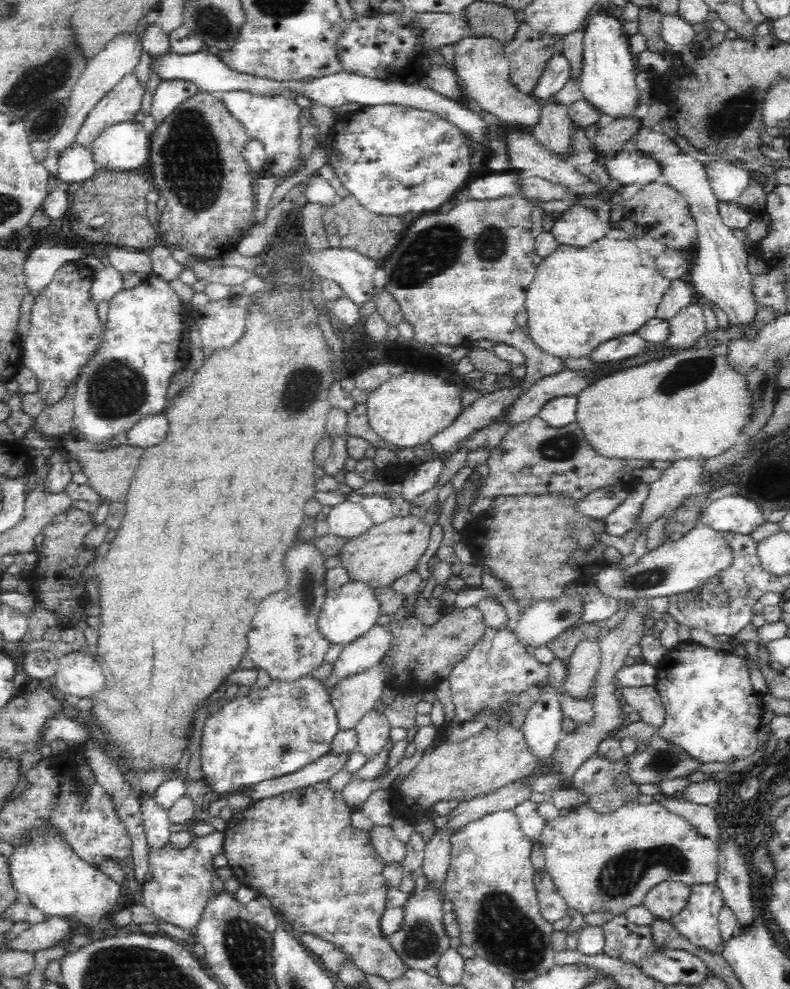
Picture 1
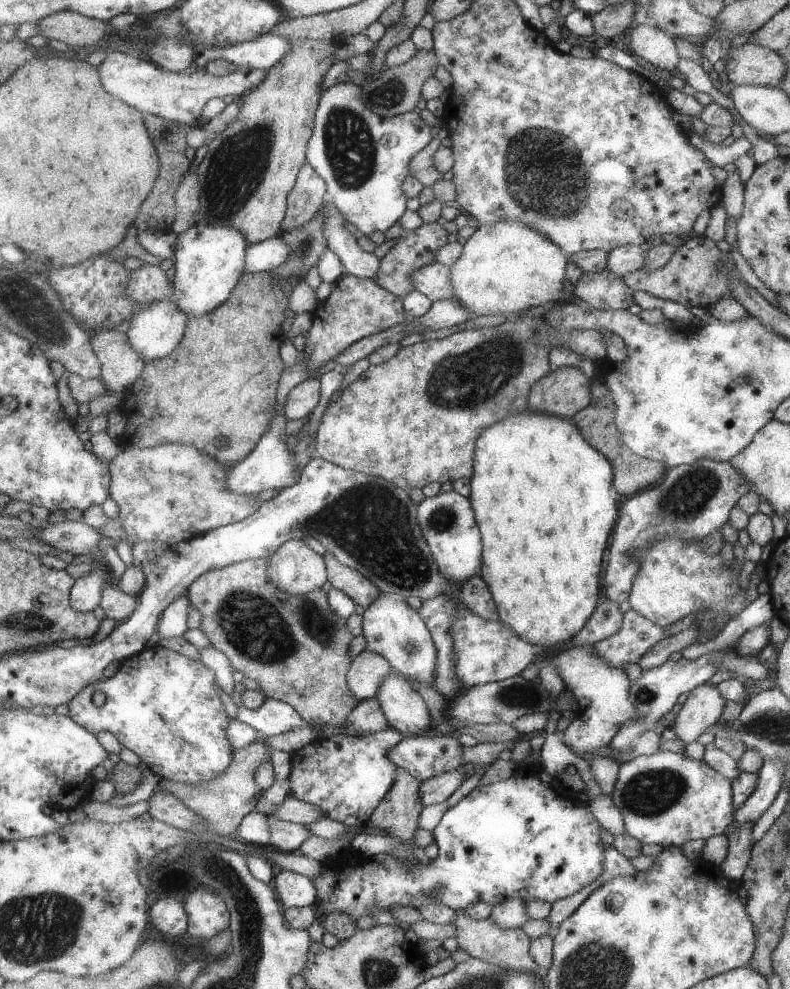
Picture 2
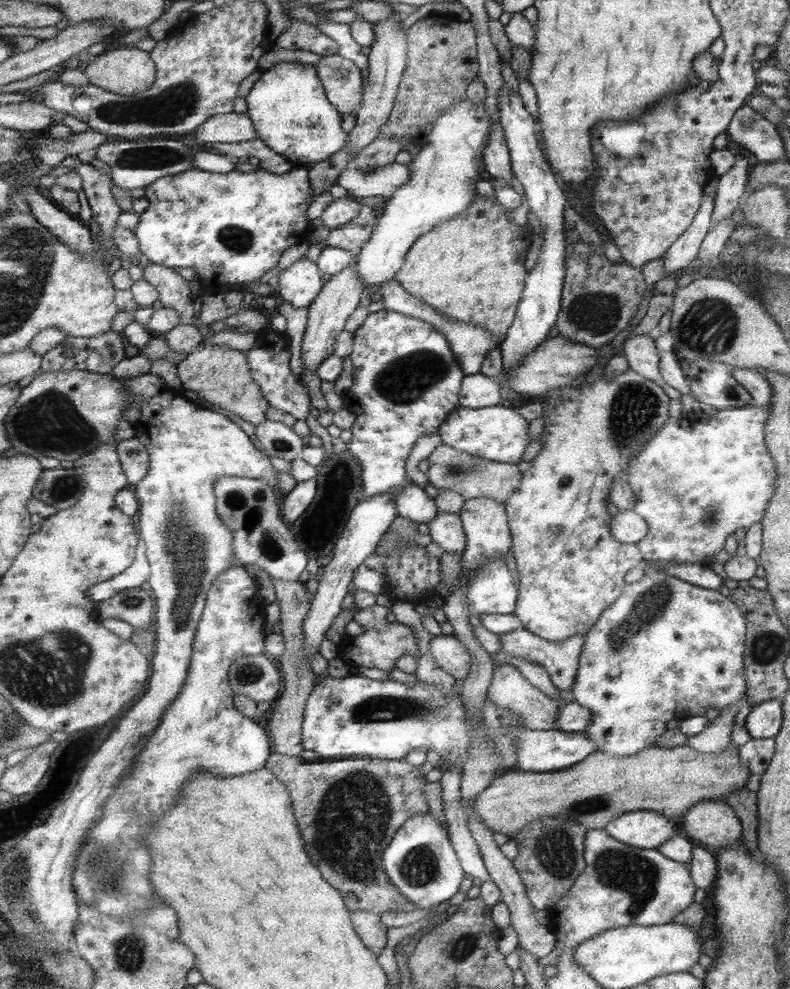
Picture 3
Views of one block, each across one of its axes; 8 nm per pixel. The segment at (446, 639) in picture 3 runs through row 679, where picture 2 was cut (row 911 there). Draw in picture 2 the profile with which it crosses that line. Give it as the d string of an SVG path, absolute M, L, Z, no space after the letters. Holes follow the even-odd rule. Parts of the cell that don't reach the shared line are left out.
M455 910L457 916L451 922L455 926L455 938L465 954L477 960L485 960L485 964L503 964L503 968L511 970L529 970L537 972L539 964L537 960L531 958L531 938L521 930L521 928L505 928L497 920L485 918L485 920L475 920L467 914L467 910Z

